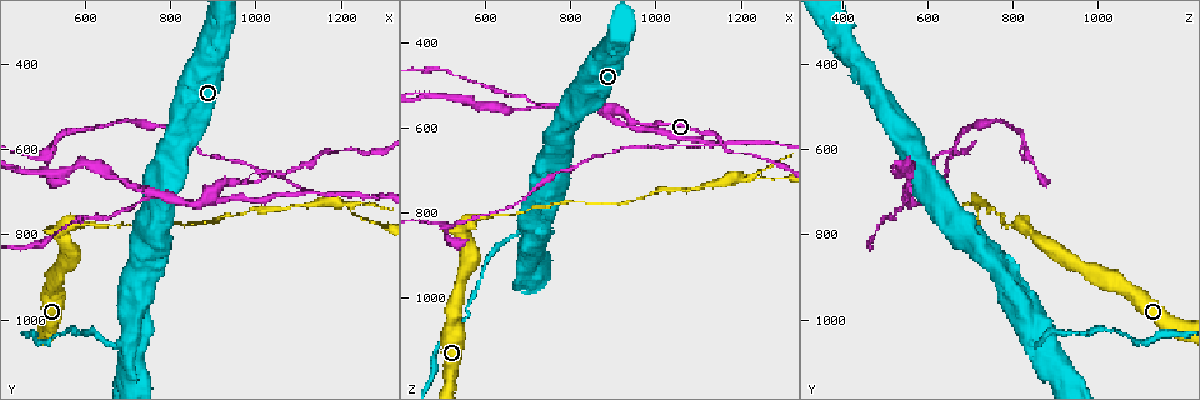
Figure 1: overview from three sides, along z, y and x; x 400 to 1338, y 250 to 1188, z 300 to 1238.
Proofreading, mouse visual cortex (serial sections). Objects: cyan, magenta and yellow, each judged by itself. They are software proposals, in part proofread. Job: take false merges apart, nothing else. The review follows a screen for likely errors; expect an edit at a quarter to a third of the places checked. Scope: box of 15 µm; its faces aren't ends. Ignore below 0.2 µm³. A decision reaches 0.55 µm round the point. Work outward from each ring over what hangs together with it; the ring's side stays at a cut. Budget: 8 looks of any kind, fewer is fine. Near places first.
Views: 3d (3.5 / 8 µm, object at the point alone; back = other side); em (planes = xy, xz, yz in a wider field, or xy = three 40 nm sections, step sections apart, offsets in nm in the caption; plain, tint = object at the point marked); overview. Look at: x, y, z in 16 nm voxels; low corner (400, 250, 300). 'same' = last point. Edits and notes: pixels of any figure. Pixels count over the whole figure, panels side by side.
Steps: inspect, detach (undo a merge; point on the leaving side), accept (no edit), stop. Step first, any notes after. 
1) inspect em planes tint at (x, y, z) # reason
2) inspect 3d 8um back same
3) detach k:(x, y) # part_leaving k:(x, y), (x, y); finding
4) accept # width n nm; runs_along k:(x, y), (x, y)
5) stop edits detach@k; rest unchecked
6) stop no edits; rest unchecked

inspect 3d 3.5um at (980, 685, 595) # thin neck

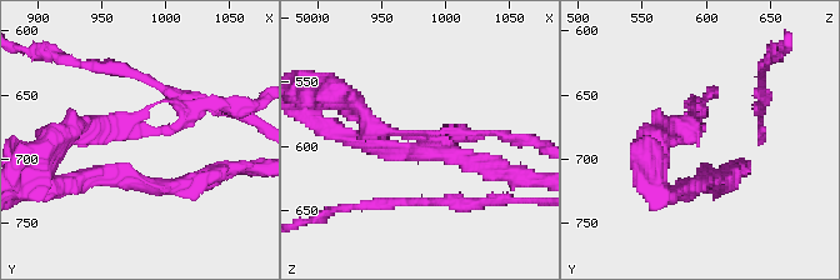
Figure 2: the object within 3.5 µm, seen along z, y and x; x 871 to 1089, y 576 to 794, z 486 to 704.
inspect em xy step 2 tint at (988, 678, 592)

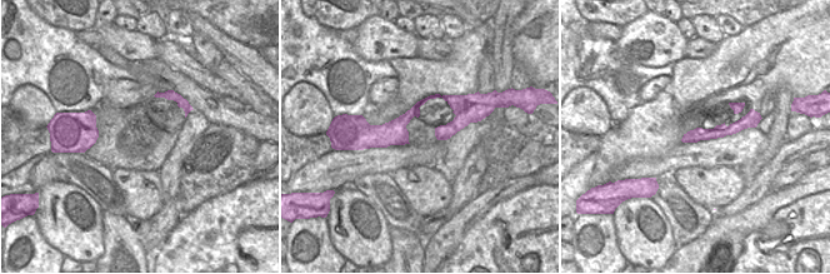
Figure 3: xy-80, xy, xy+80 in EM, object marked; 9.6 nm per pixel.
accept # runs_along 2:(505, 138), (378, 131), (359, 109); all the same cell

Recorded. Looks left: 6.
inspect 3d 3.5um at (885, 715, 565) # sharp bend

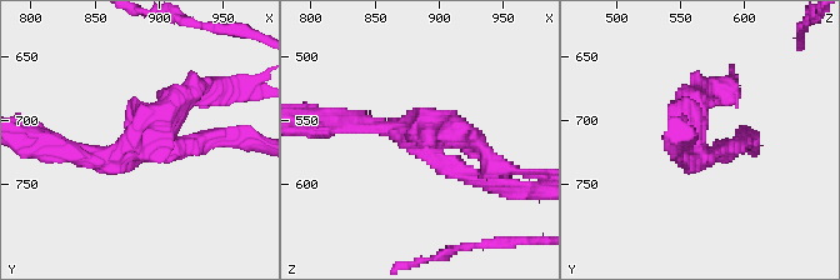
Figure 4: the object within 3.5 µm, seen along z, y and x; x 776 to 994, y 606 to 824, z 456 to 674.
inspect em xy step 2 tint at (886, 718, 560) # arms 3; arm_widths 200, 250, 300 nm

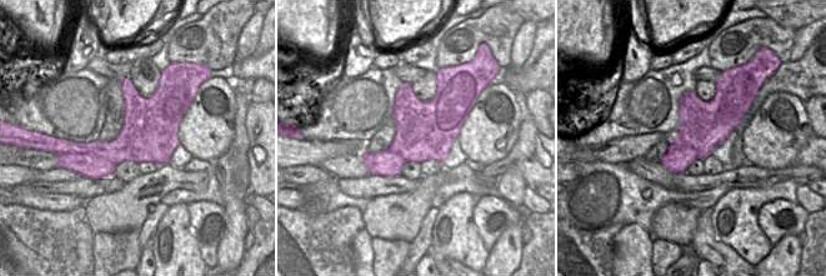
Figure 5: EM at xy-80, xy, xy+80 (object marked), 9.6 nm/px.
detach 4:(189, 140) # width 550 nm; two cells meet here

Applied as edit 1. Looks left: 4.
inspect overview

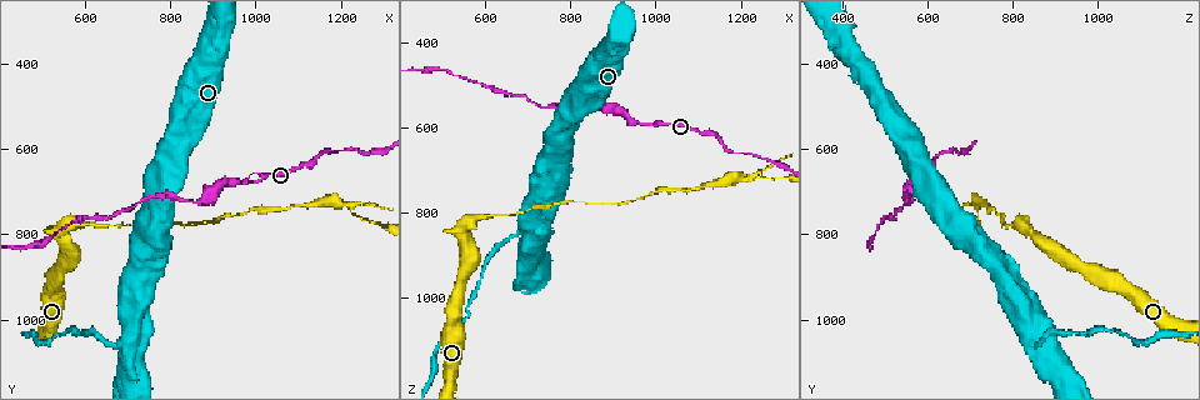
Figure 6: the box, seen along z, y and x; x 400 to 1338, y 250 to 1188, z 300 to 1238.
inspect 3d 3.5um back at (540, 790, 845) # narrows sharply

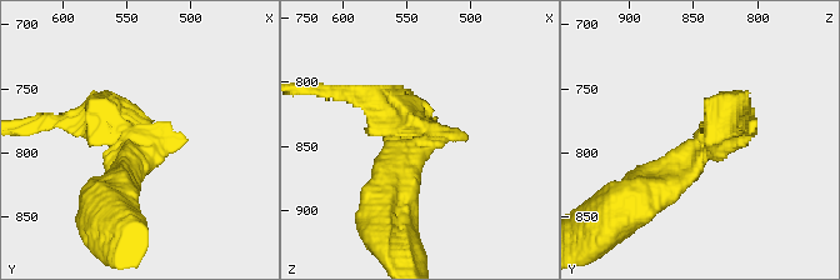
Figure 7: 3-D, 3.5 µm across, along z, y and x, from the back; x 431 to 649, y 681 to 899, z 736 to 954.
inspect em xy step 5 tint at (540, 796, 844) # arm_widths 400, 450 nm; now the EM

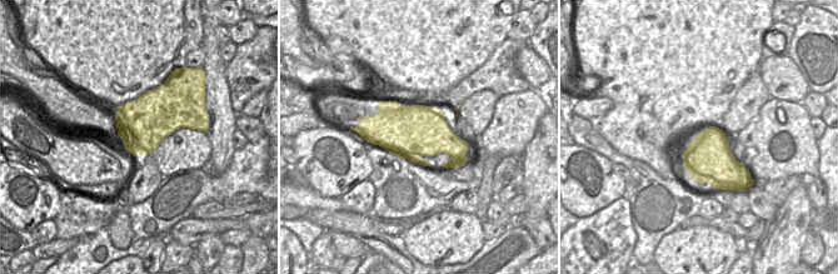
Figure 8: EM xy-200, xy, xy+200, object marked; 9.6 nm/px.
detach 7:(710, 111) # part_leaving 7:(698, 149), (730, 119), (749, 123); a second cell is stuck on

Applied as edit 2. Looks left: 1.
stop edits detach@4, detach@7; rest unchecked

